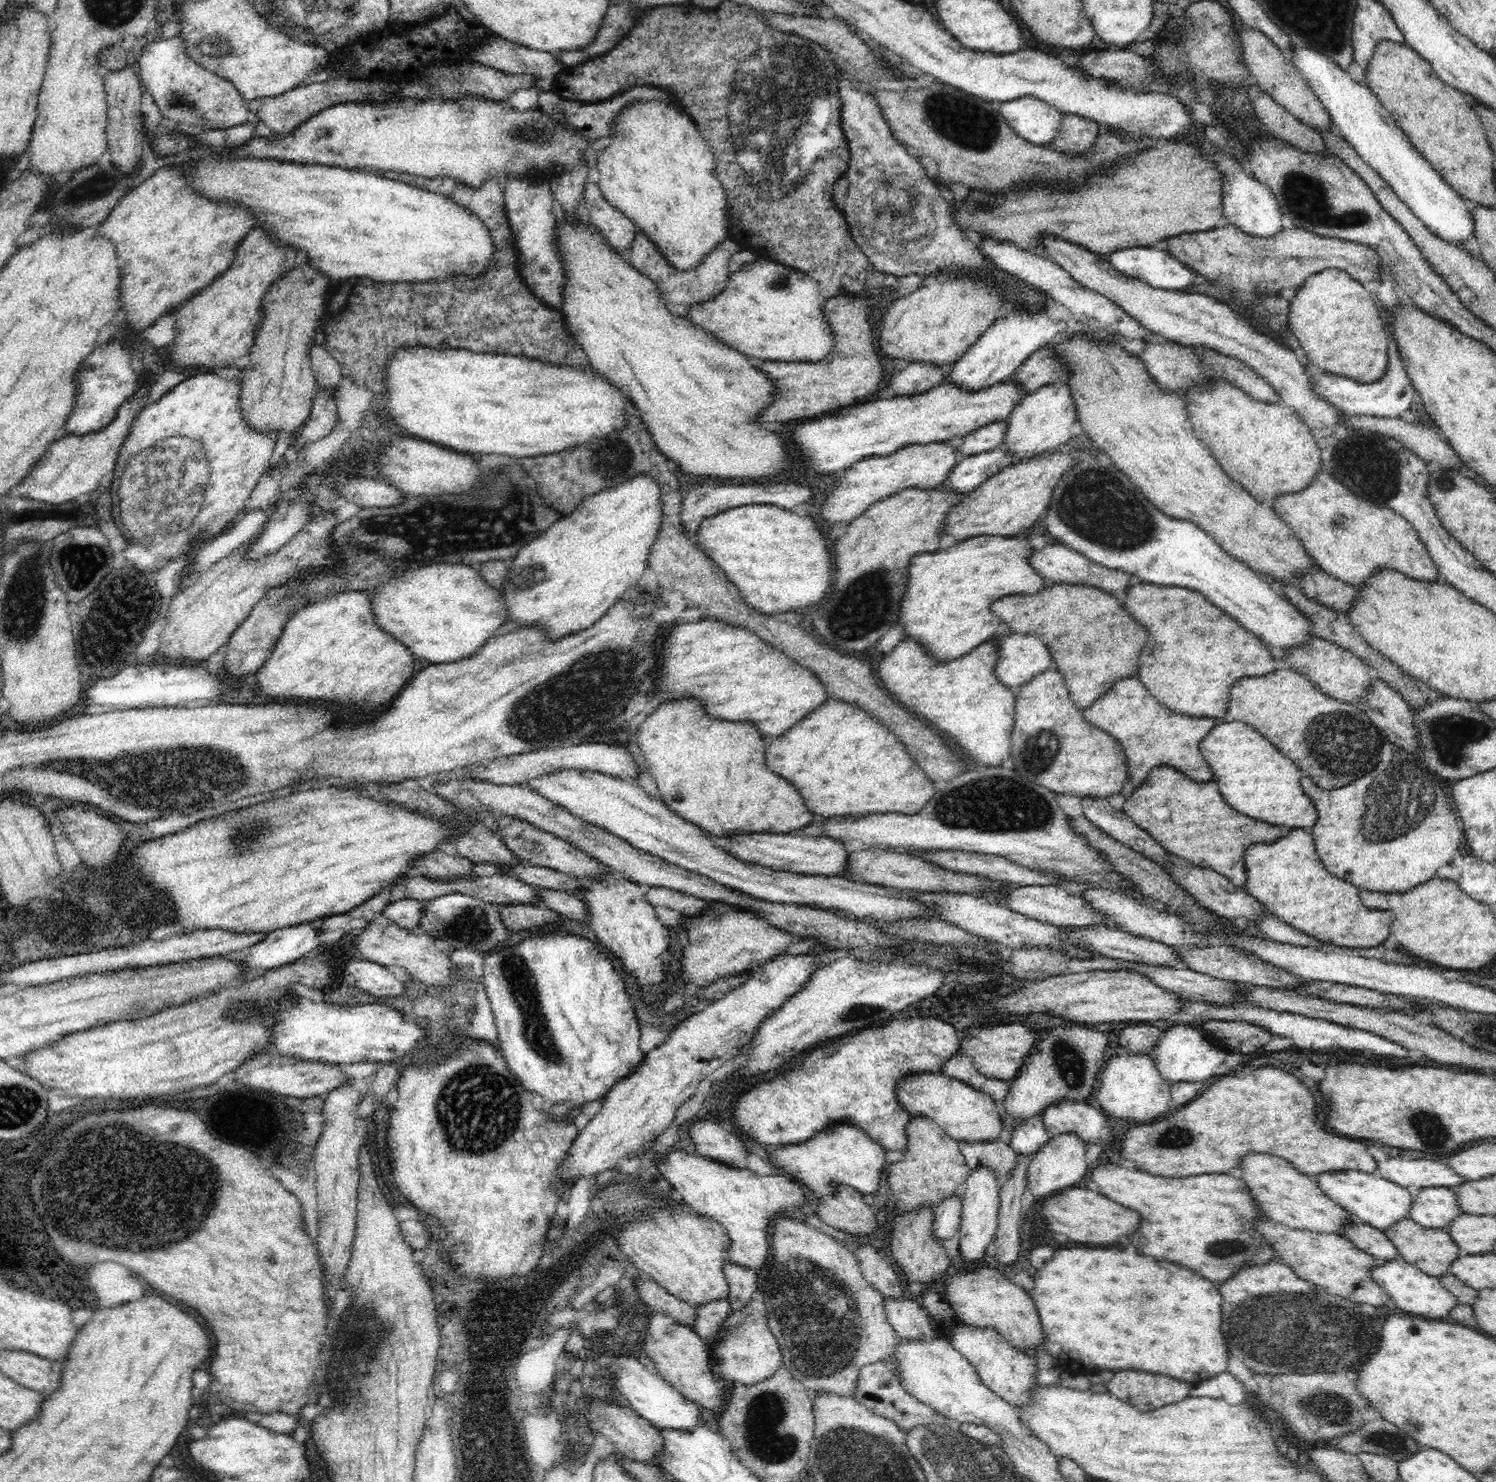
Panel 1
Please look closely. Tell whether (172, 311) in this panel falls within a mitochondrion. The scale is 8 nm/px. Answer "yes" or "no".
no

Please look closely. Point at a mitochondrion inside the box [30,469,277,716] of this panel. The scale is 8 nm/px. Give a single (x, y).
(115, 607)

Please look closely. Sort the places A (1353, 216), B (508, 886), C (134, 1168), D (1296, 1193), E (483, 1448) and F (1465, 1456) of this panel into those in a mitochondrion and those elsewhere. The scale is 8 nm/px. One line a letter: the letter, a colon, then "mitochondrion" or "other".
A: mitochondrion
B: other
C: mitochondrion
D: other
E: mitochondrion
F: other

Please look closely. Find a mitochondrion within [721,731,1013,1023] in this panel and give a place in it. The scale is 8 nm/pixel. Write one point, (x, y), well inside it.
(978, 968)

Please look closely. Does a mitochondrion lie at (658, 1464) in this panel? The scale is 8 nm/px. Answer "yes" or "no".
no

